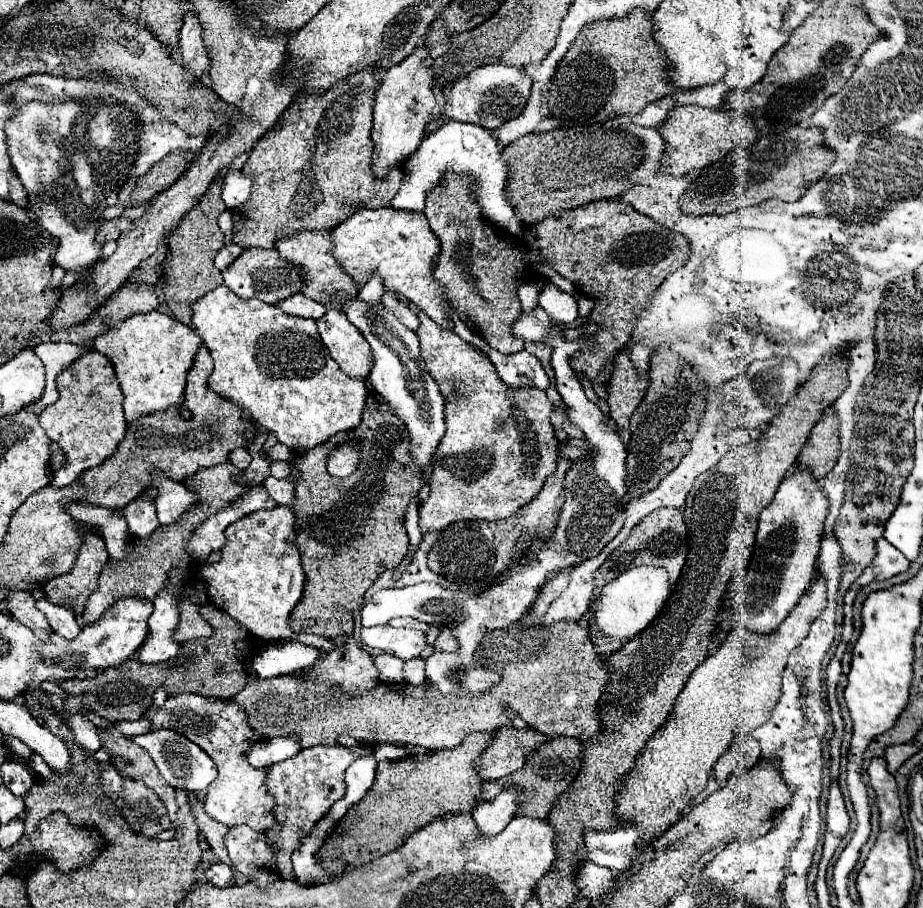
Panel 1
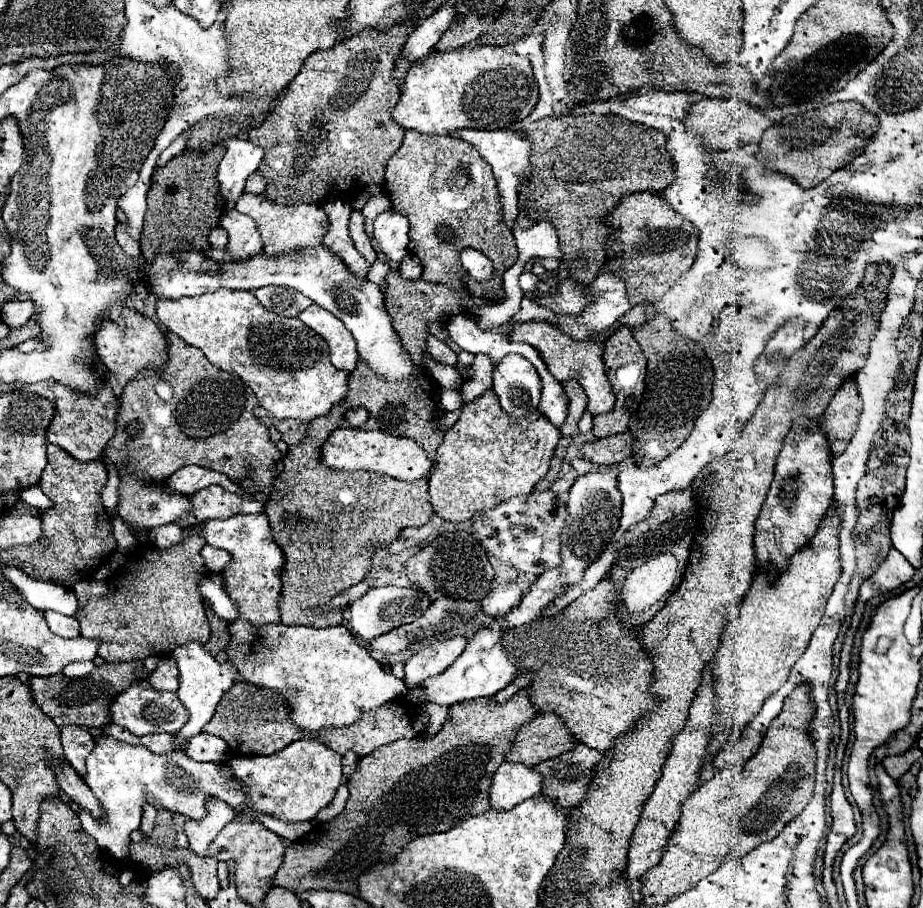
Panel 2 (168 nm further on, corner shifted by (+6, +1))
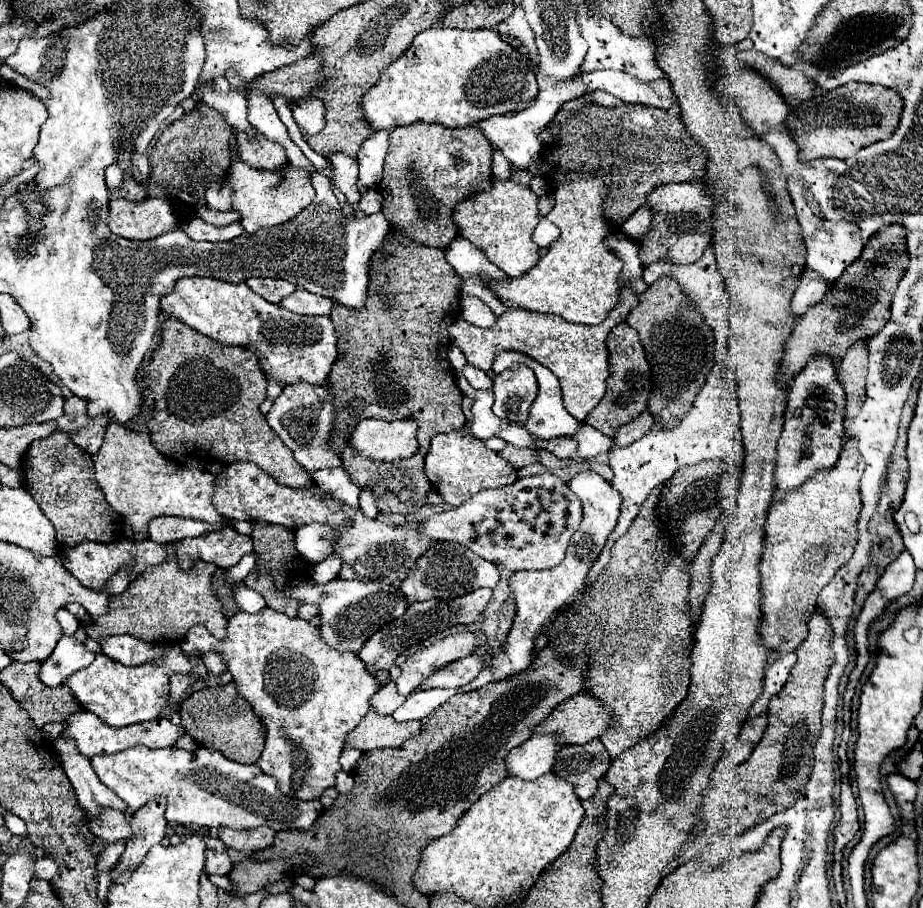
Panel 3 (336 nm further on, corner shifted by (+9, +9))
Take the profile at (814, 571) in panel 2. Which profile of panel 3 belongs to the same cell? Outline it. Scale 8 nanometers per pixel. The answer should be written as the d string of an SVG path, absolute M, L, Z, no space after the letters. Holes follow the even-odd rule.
M845 437L843 451L835 467L819 469L807 479L799 489L791 489L785 493L783 501L775 501L771 505L767 523L765 523L765 553L761 559L761 577L763 577L763 643L769 649L779 653L795 651L807 633L807 617L811 617L817 607L817 597L821 589L831 581L831 577L843 567L857 545L857 519L861 513L861 493L859 481L865 471L865 461L857 449L857 441L853 437Z

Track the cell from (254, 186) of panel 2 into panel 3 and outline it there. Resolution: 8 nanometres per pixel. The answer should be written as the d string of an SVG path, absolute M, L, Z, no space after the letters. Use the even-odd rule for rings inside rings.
M257 129L237 133L237 141L243 161L247 161L247 165L255 165L255 169L279 169L279 165L287 163L285 147L267 139Z

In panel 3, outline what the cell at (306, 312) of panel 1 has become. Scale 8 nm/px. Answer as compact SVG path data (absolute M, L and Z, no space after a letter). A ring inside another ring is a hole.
M249 279L247 285L251 287L253 293L261 295L263 299L271 301L271 303L279 303L283 297L287 297L287 293L293 293L297 287L285 279Z

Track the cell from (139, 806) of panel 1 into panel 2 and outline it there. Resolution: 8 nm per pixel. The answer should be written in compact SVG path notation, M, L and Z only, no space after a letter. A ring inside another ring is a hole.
M146 805L144 807L144 815L142 815L142 825L140 825L140 831L146 833L146 837L150 837L152 829L154 829L154 823L156 823L156 809Z

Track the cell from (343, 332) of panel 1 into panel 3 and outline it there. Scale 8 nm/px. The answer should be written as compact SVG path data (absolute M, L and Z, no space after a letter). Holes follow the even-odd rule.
M297 289L291 295L287 295L279 305L299 315L329 315L333 301L329 297L309 293L307 289Z

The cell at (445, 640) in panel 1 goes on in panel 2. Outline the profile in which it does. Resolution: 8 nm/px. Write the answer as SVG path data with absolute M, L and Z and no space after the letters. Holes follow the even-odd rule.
M452 637L452 639L440 639L430 643L428 647L420 649L416 655L412 655L406 661L406 685L420 685L426 677L442 673L448 665L452 665L458 655L462 655L466 647L466 637Z

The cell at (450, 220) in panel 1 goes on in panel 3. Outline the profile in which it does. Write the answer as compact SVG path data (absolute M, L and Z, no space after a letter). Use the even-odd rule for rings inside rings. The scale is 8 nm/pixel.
M415 121L407 127L395 127L391 131L389 139L389 153L385 157L383 165L383 179L379 183L379 193L383 197L383 209L381 213L389 221L391 227L403 229L407 237L415 237L415 241L423 245L433 245L439 249L445 249L459 233L455 225L451 225L451 209L457 201L461 201L471 193L487 189L491 185L491 159L493 159L493 147L485 139L483 133L479 133L477 127L461 127L461 129L447 129L443 125L433 125L425 121Z

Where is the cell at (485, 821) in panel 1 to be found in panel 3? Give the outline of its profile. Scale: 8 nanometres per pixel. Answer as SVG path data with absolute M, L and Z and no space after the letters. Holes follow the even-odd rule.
M533 735L523 745L519 745L519 749L511 751L511 757L507 757L507 771L511 777L527 781L537 779L553 769L561 747L563 743L559 743L559 735Z

